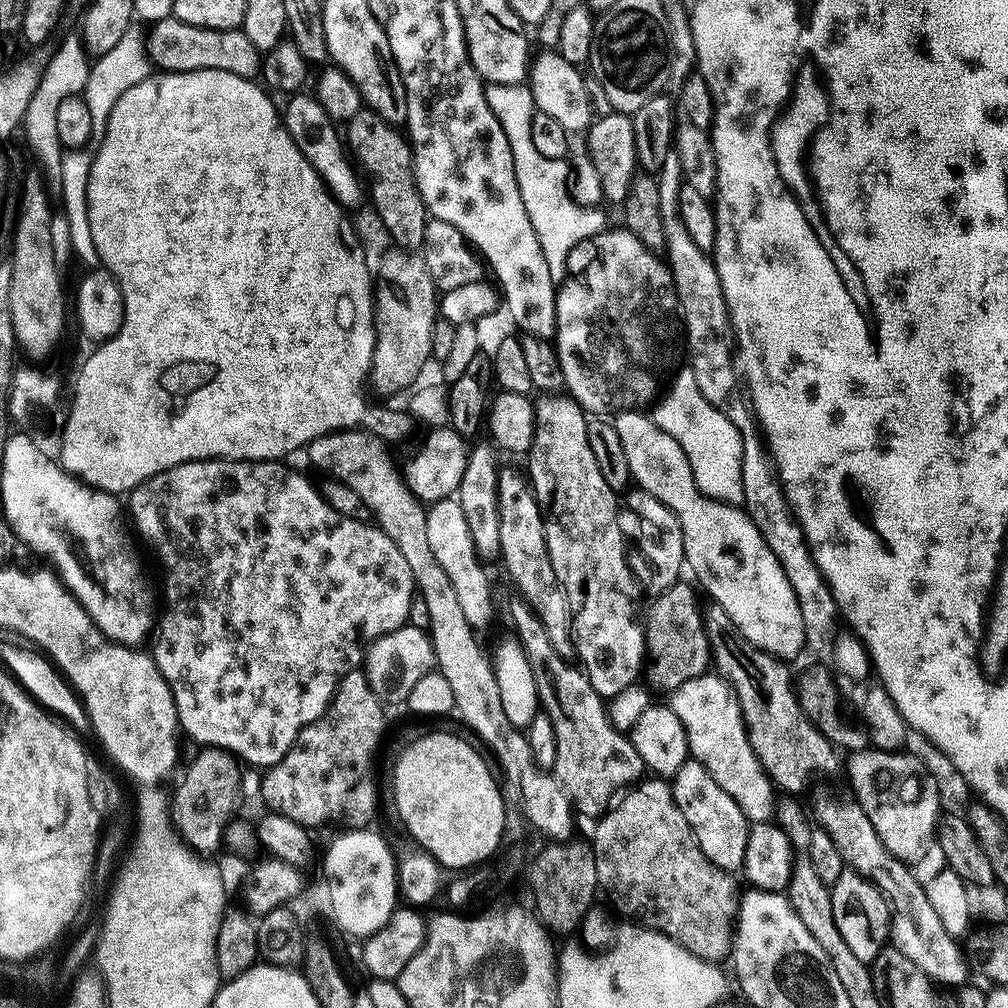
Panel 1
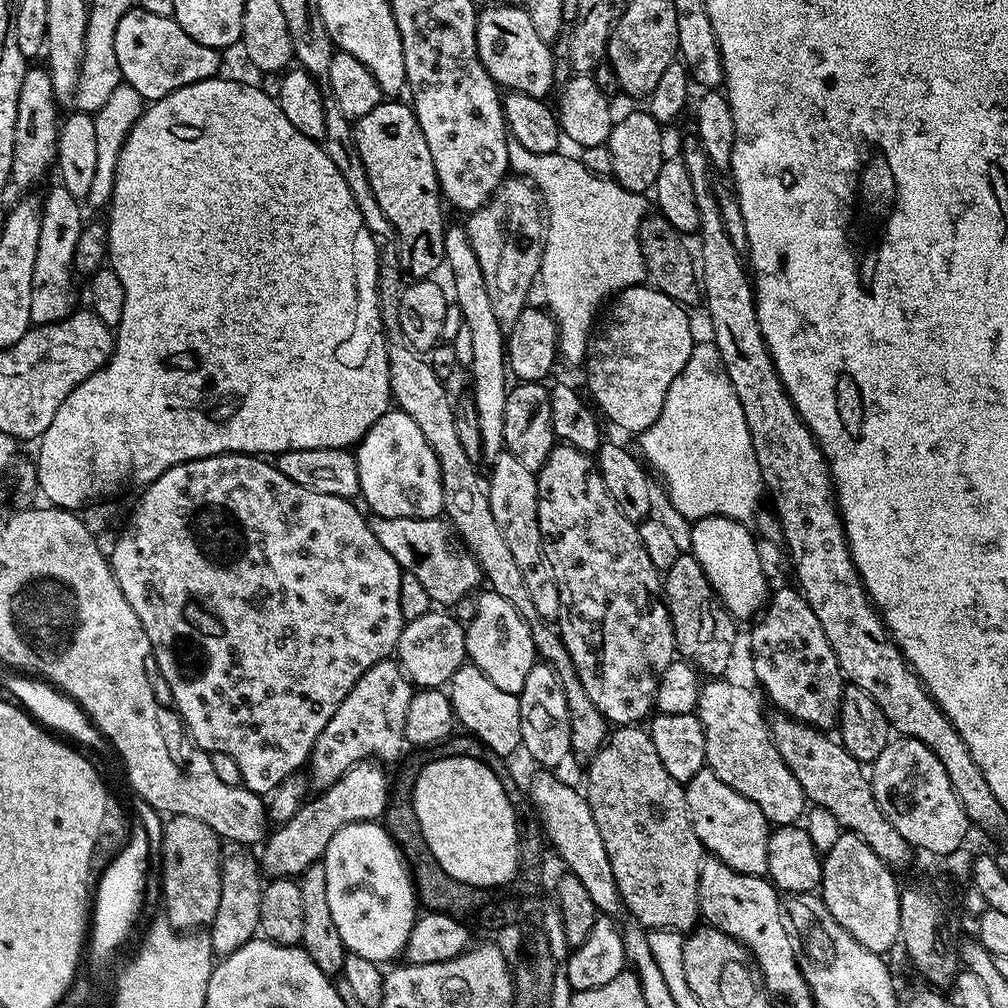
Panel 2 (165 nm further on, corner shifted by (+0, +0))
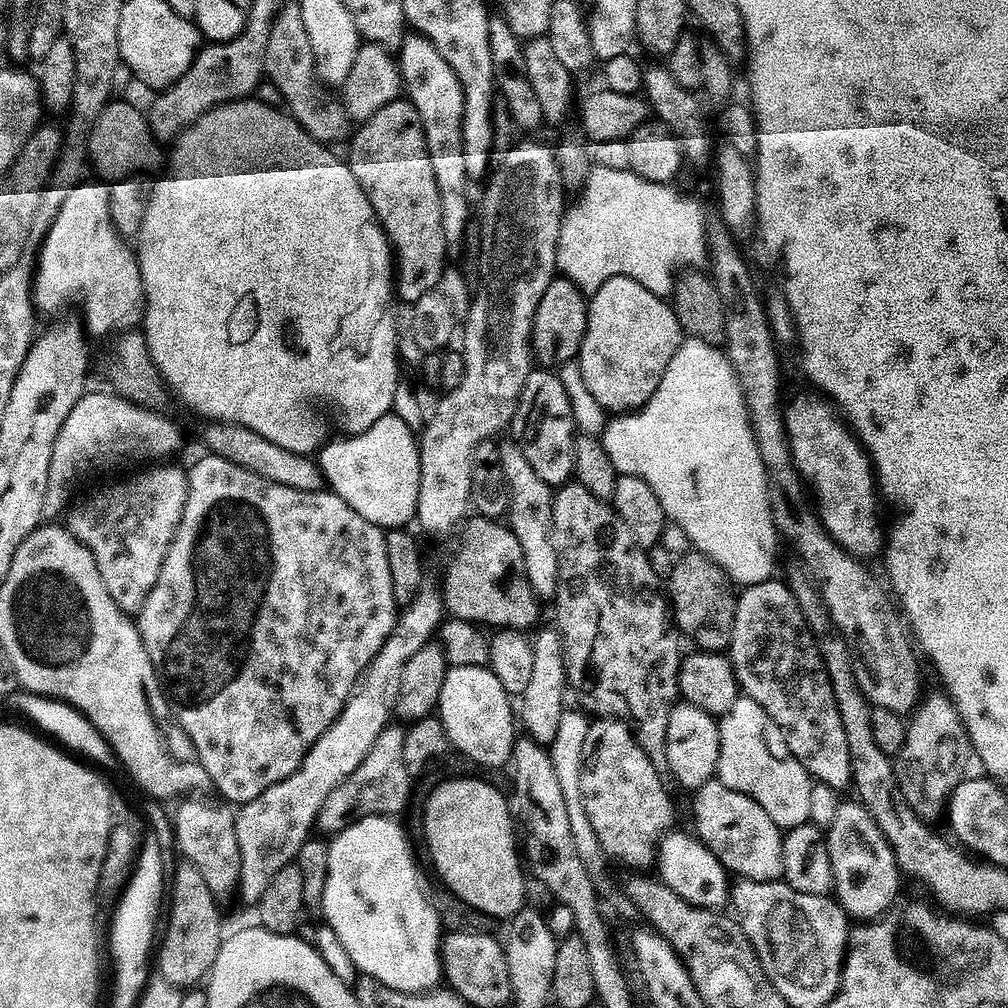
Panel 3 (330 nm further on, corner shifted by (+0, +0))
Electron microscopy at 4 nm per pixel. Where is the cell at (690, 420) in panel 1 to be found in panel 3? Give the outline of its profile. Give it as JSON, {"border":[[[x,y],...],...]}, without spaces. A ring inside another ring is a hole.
{"border":[[[688,336],[681,339],[678,350],[674,358],[670,358],[670,366],[662,374],[654,394],[645,402],[643,408],[627,414],[617,415],[609,419],[604,427],[602,443],[610,462],[614,465],[617,473],[625,476],[637,476],[642,478],[654,490],[658,502],[662,506],[665,517],[672,520],[678,527],[684,531],[684,536],[689,540],[691,547],[697,552],[701,552],[706,558],[710,558],[728,575],[728,579],[736,586],[747,586],[754,583],[762,583],[773,579],[776,568],[776,540],[778,533],[776,531],[776,521],[774,519],[774,500],[768,497],[768,488],[770,492],[770,473],[764,467],[762,454],[756,445],[756,439],[752,433],[752,423],[748,420],[748,407],[742,394],[742,386],[738,382],[736,372],[732,369],[732,363],[728,361],[725,349],[723,347],[702,342],[698,338]]]}

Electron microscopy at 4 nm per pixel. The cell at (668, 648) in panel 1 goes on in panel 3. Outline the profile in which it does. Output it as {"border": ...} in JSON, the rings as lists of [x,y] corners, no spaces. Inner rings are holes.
{"border":[[[688,550],[684,557],[681,555],[666,578],[666,596],[670,601],[670,616],[675,627],[681,633],[684,631],[696,643],[697,649],[723,653],[729,647],[737,593],[728,575],[710,558],[695,550]]]}

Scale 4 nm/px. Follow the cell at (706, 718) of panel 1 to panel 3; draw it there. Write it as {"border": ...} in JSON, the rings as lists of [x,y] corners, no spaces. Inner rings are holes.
{"border":[[[745,694],[737,695],[734,706],[719,717],[720,753],[716,776],[730,790],[746,794],[770,814],[770,822],[787,830],[799,824],[809,823],[809,801],[813,779],[802,762],[791,753],[784,732],[769,714]]]}

